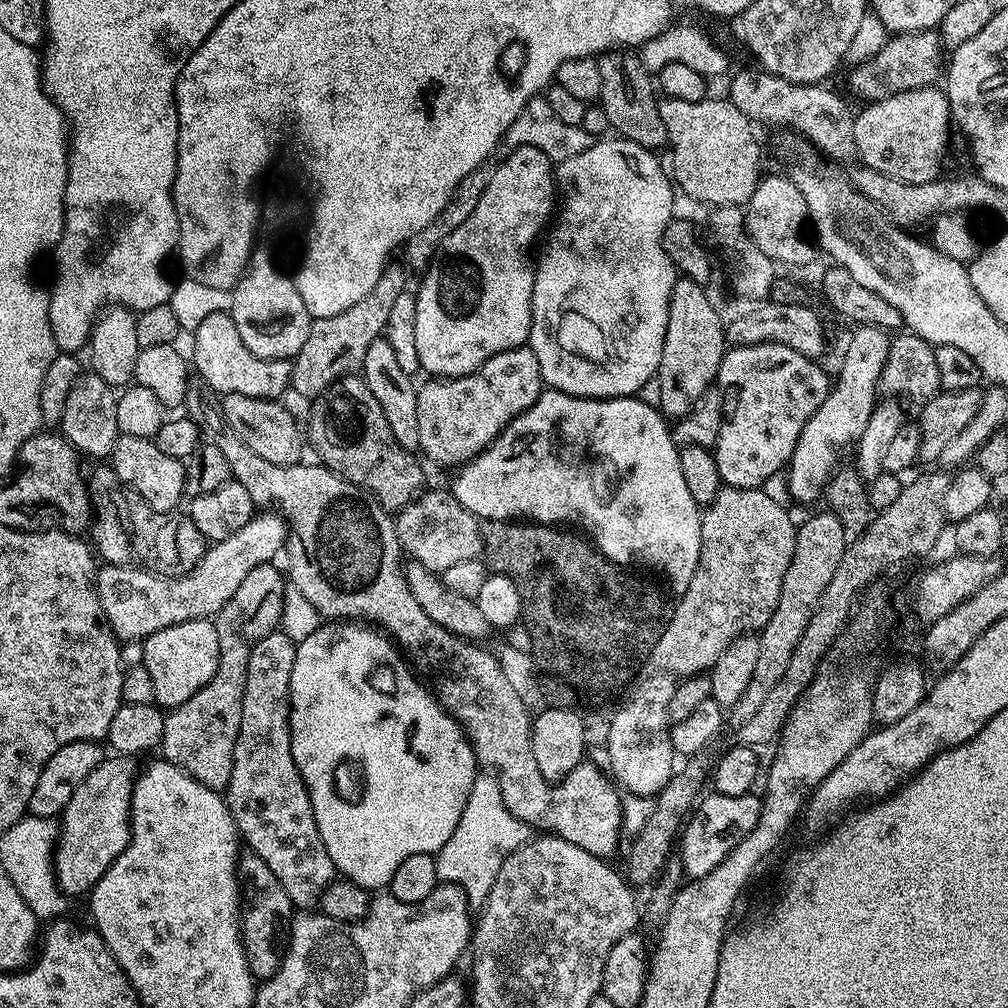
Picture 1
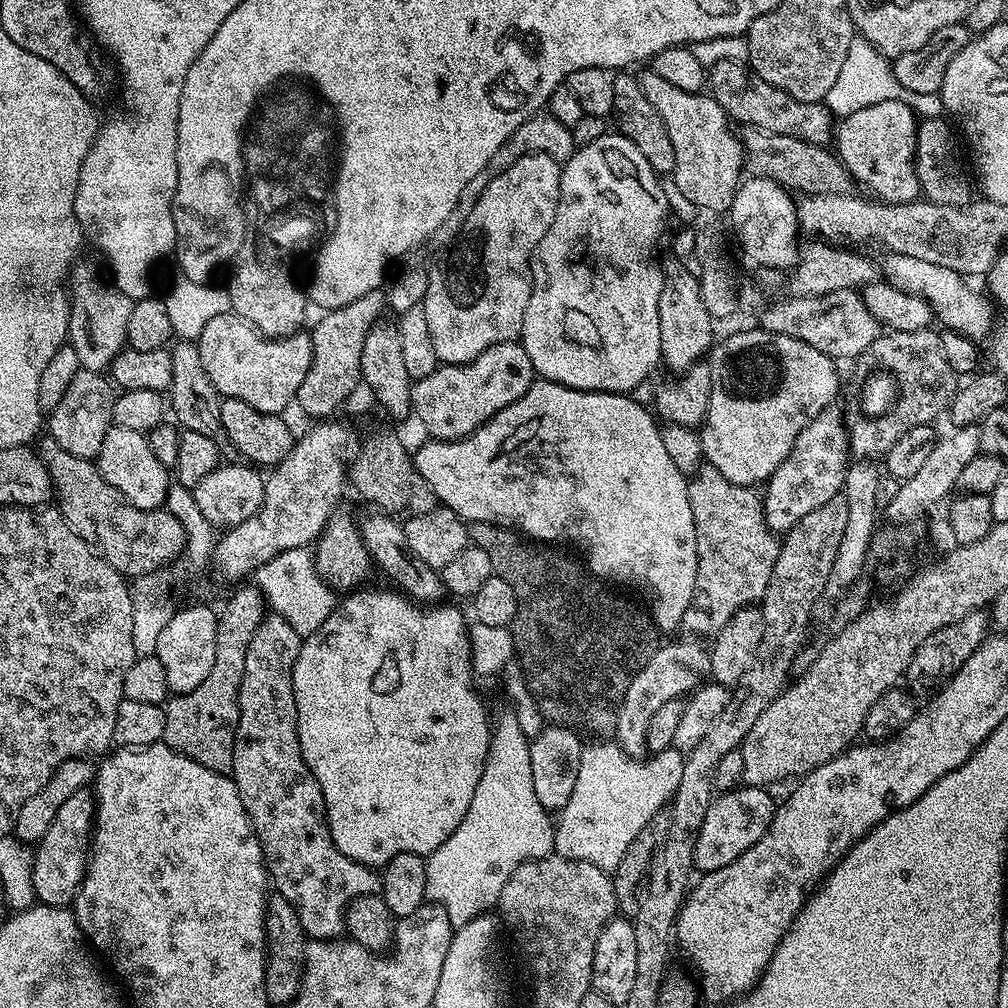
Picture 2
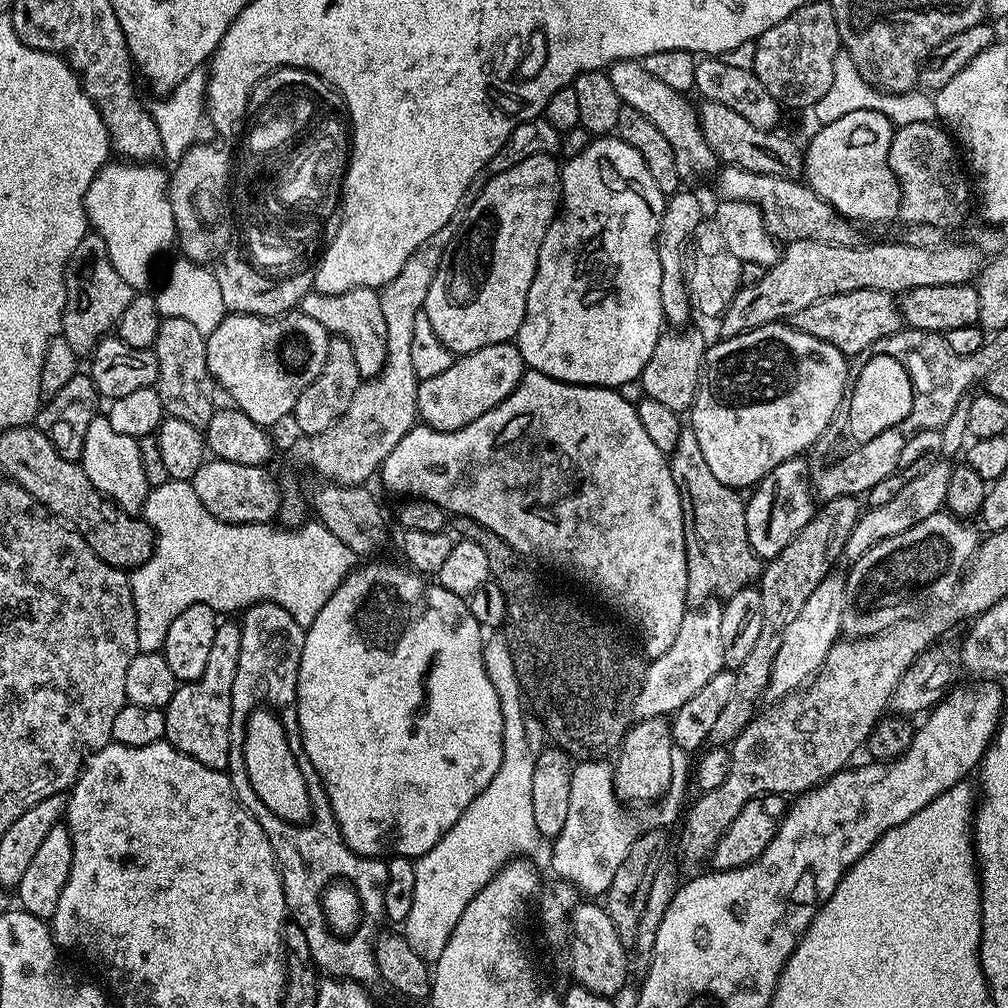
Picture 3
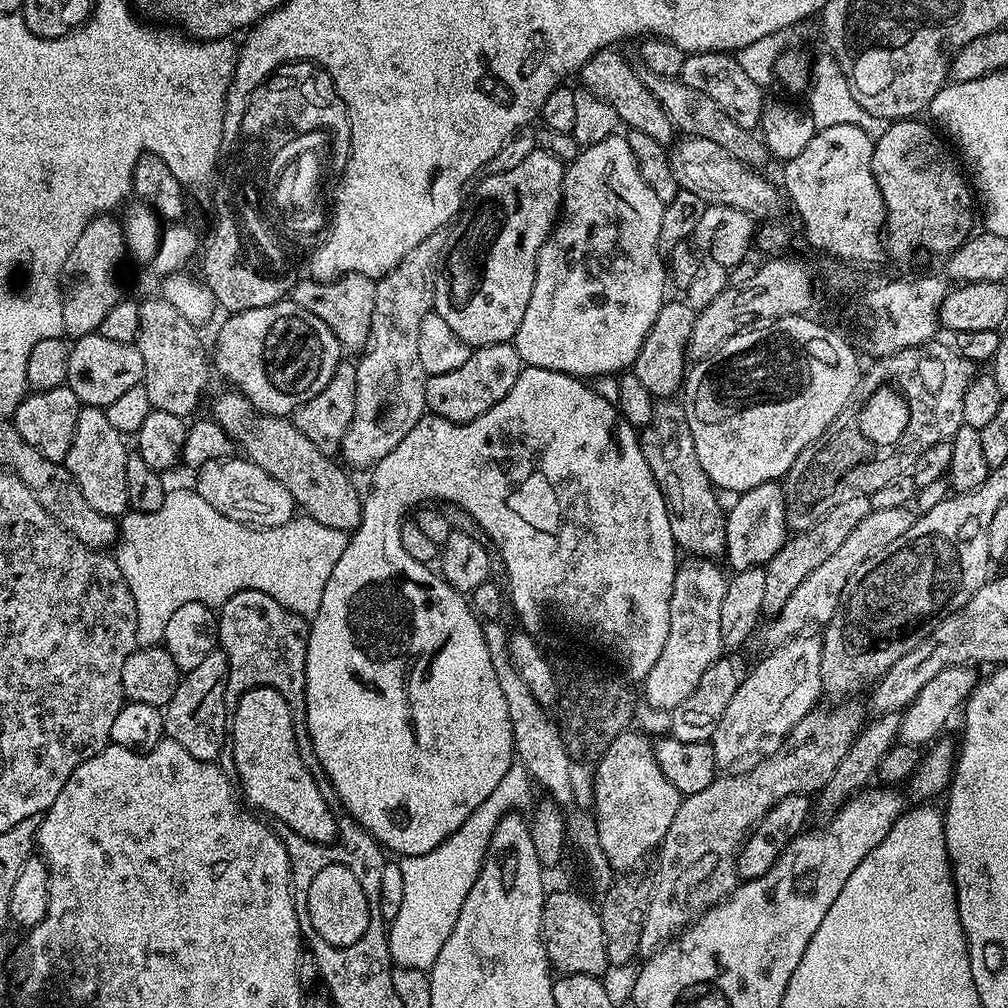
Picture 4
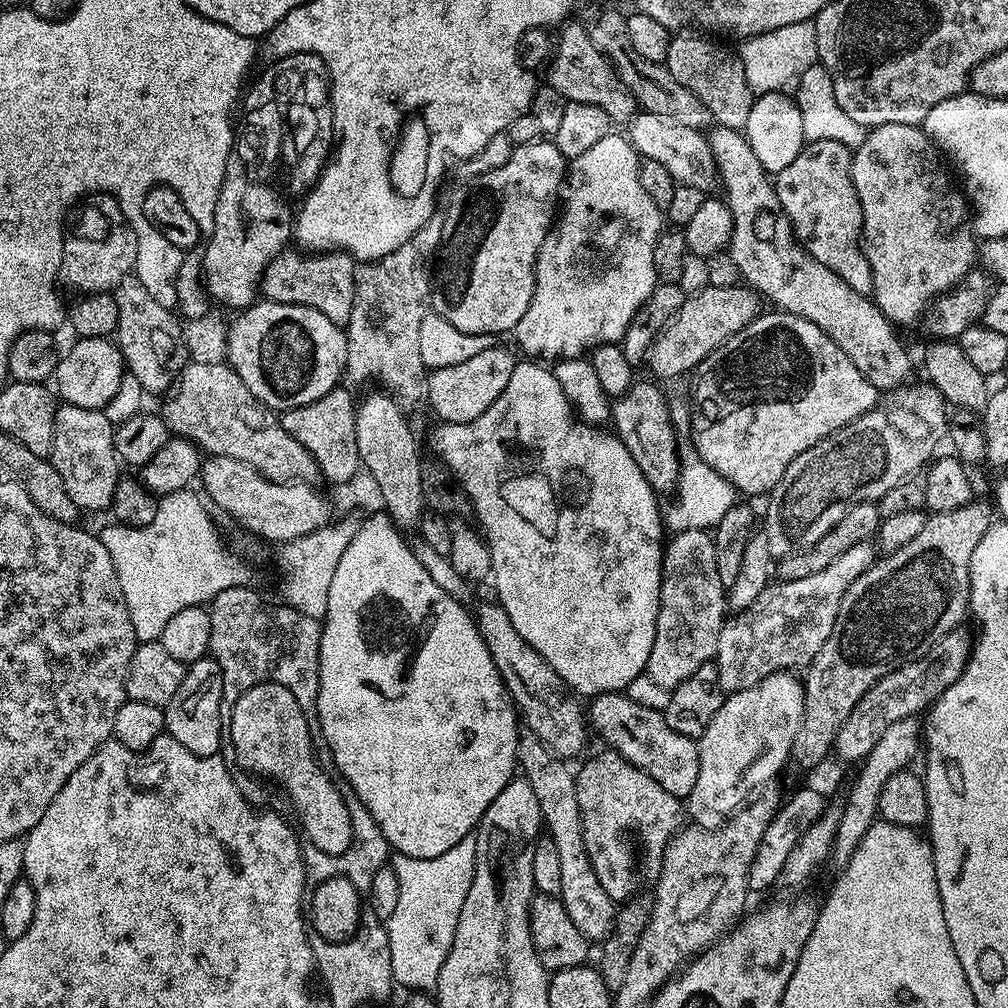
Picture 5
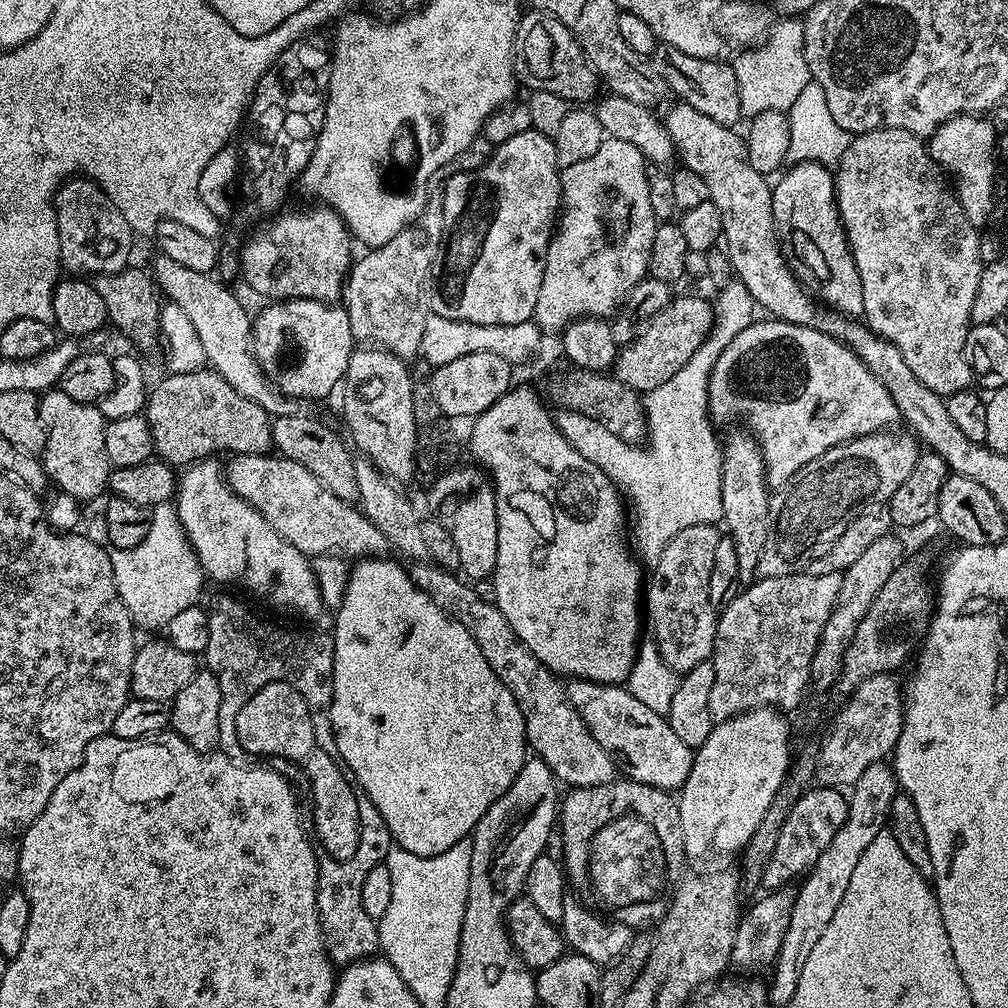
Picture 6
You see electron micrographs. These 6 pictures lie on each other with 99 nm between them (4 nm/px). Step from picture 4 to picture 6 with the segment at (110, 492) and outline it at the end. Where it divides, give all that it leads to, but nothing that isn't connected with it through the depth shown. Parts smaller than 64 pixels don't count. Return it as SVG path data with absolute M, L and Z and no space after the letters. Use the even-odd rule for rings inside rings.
M49 390L40 396L40 418L46 434L42 463L49 481L77 502L92 500L106 492L113 467L106 454L106 421L99 407L74 402L70 394Z

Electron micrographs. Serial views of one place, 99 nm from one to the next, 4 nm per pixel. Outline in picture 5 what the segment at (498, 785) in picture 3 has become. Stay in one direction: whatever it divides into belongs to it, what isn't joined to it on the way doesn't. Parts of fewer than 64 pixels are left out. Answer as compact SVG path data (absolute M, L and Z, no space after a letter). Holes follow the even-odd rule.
M464 844L450 846L438 858L410 858L393 855L390 867L398 874L398 906L386 922L390 938L390 970L392 979L412 992L431 993L438 982L442 962L450 954L454 930L458 930L458 914L466 891Z

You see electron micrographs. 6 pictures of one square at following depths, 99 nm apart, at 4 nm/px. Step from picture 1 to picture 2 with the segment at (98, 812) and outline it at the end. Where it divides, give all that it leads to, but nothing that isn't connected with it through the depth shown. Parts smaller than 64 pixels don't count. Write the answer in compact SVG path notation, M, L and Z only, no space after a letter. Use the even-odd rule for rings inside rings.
M91 791L70 794L58 810L50 830L35 845L32 857L32 881L37 901L46 906L67 908L76 899L80 883L84 881L86 849L90 844L90 833L94 827L97 803Z

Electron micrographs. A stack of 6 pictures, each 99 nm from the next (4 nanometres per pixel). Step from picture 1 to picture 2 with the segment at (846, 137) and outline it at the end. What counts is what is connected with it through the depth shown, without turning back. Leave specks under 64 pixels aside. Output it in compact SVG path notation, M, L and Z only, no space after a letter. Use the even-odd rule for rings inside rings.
M718 62L707 73L706 84L710 95L737 125L786 134L811 144L827 145L833 139L834 117L827 104L798 102L798 98L790 98L786 90L778 90L778 86L770 86L770 82L758 78L758 74L748 64Z

